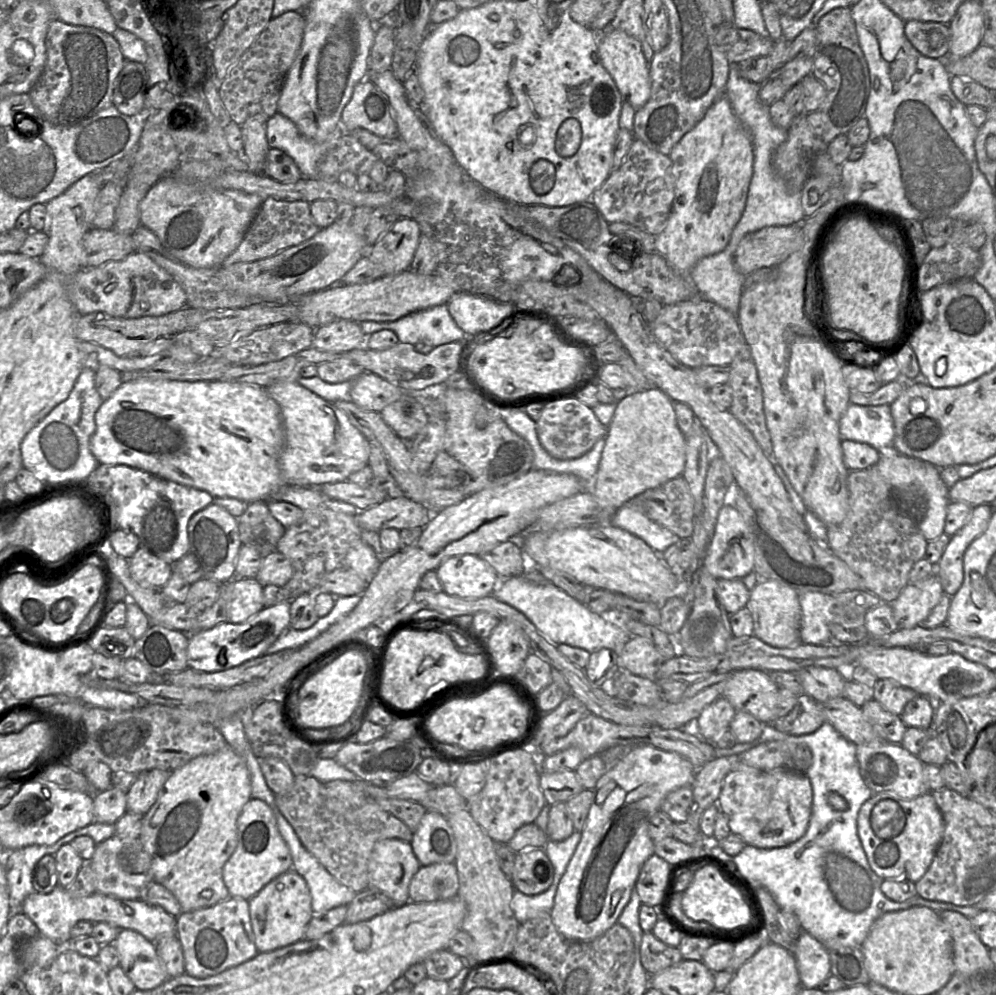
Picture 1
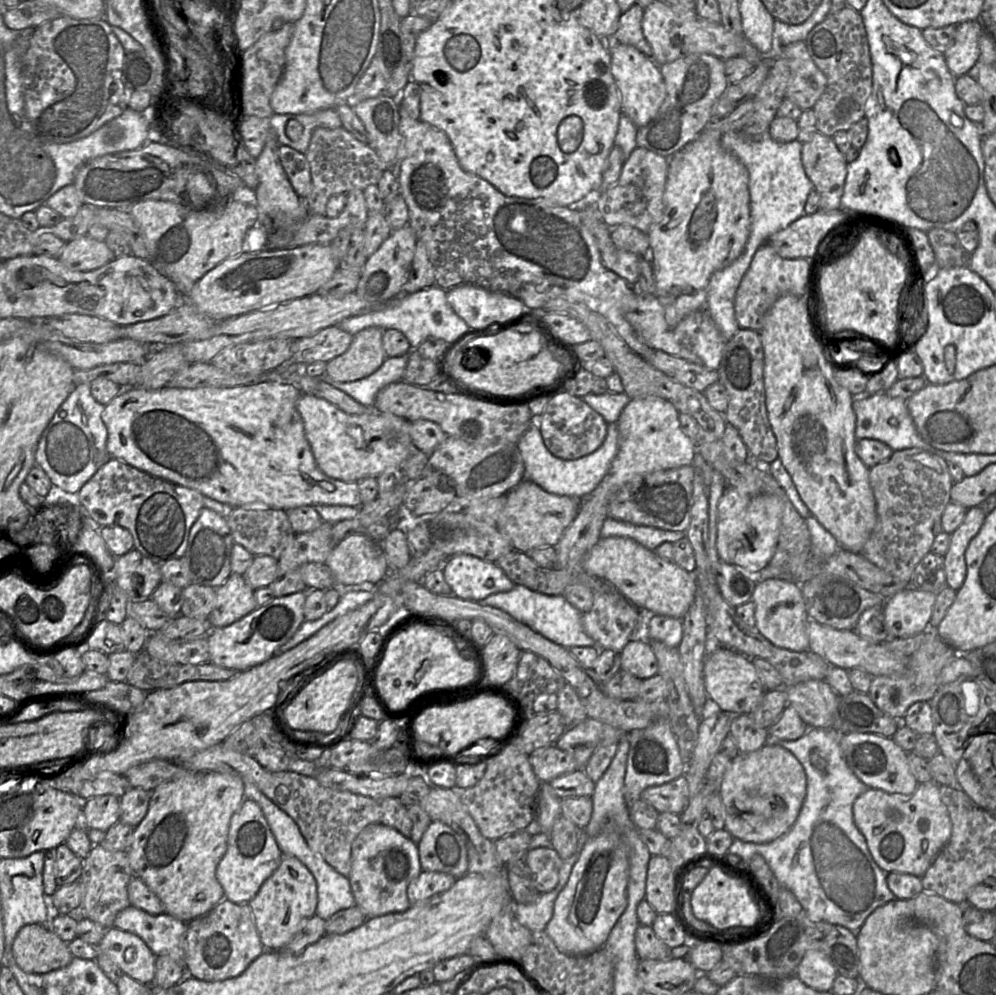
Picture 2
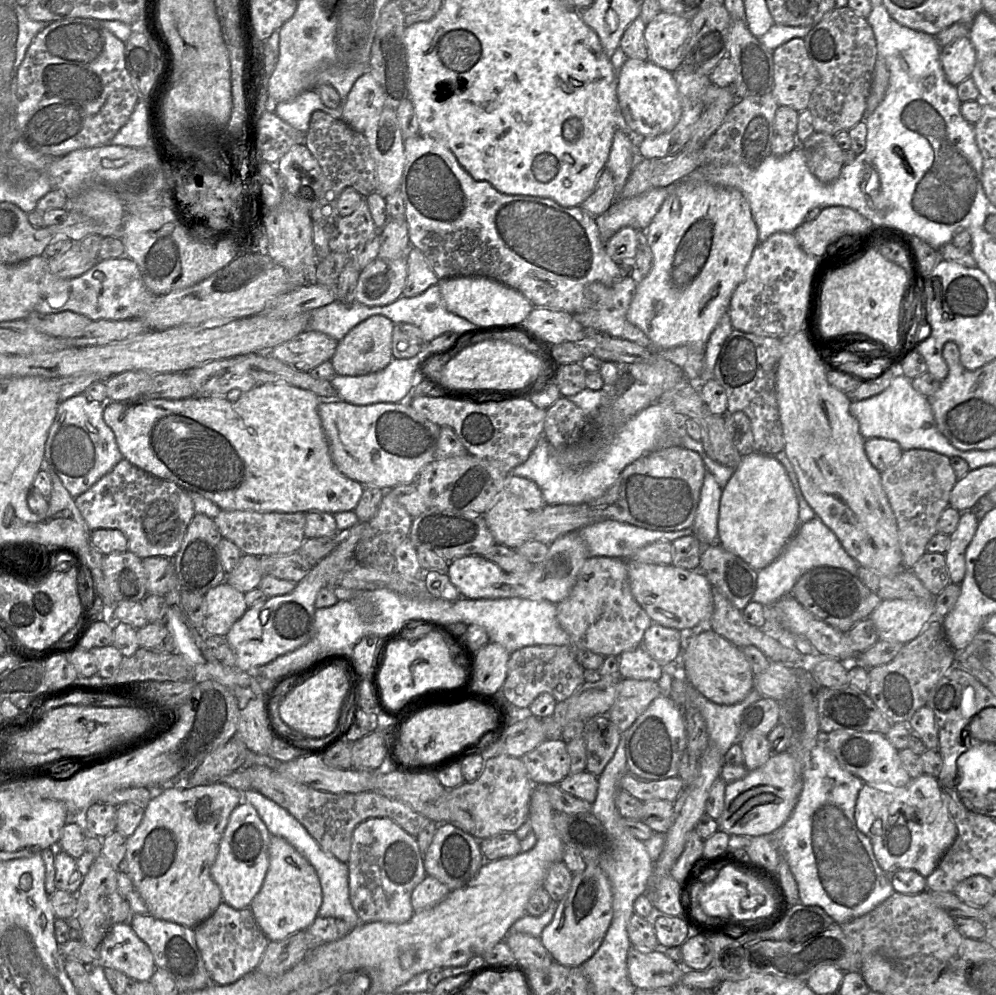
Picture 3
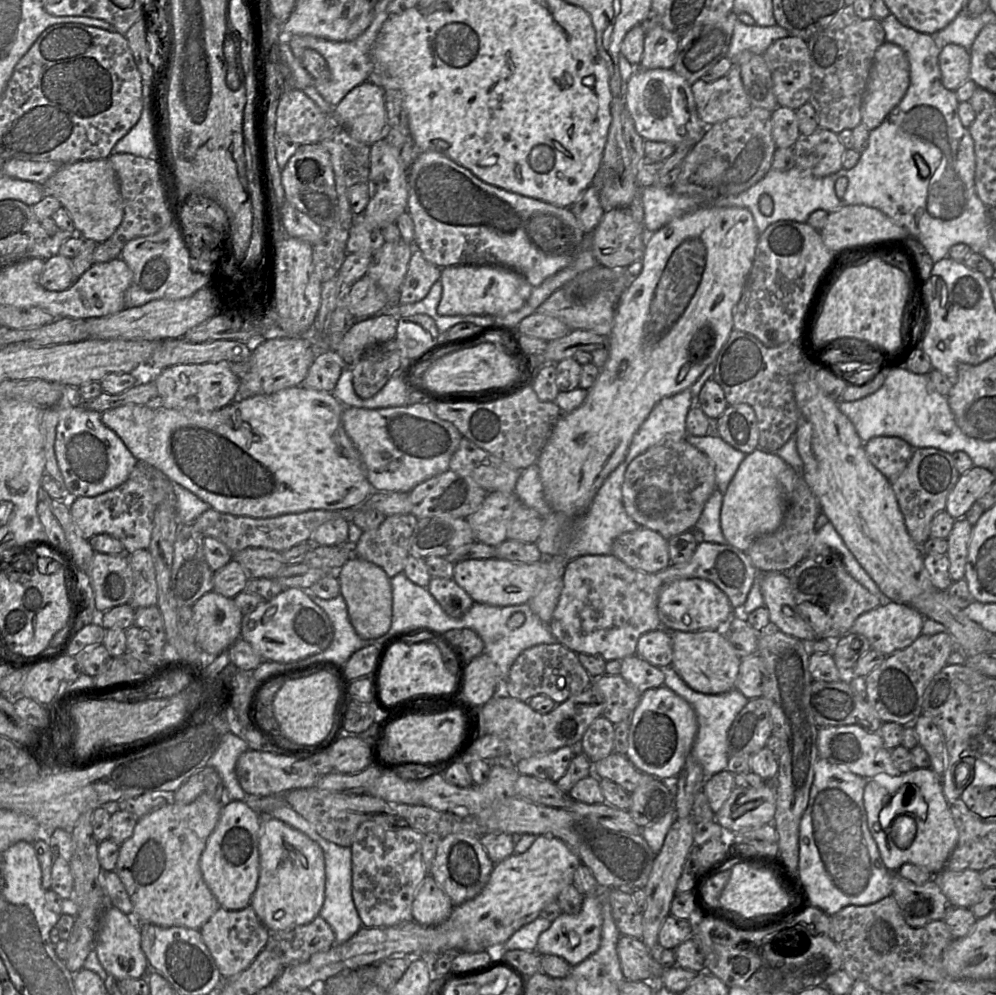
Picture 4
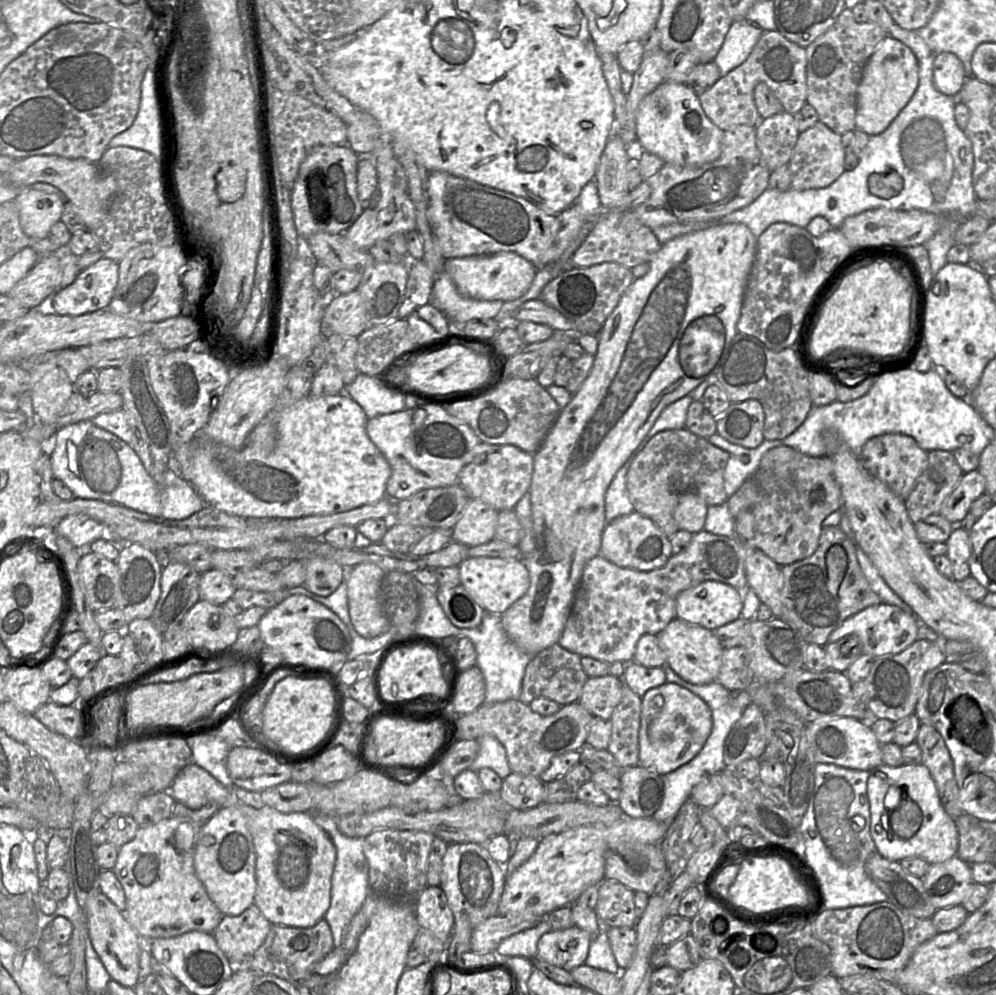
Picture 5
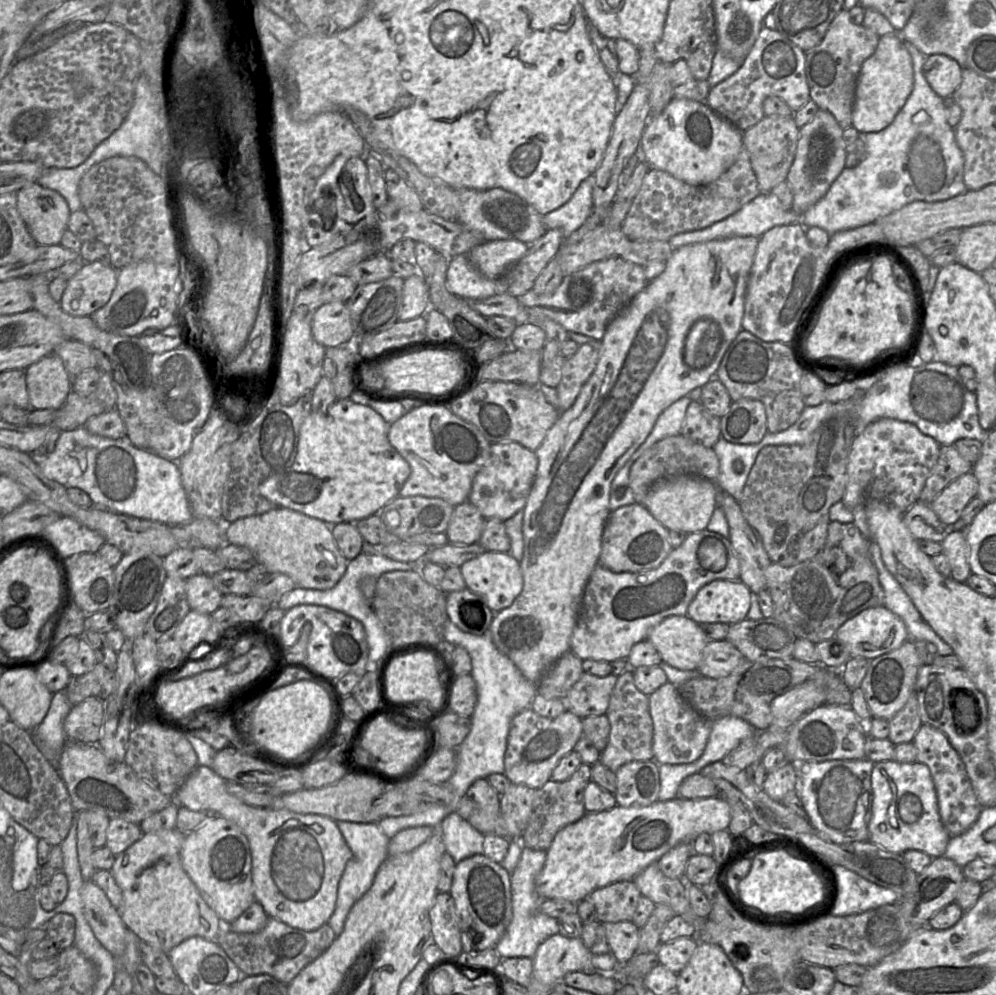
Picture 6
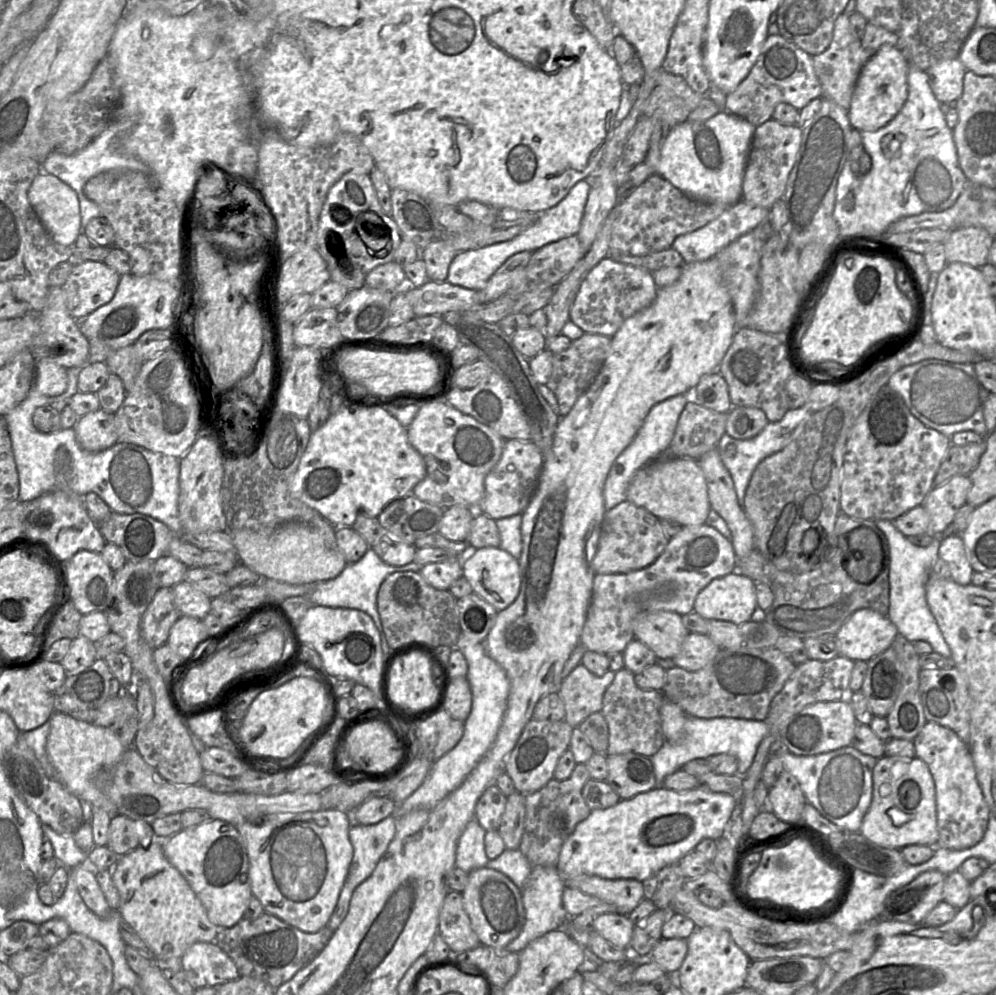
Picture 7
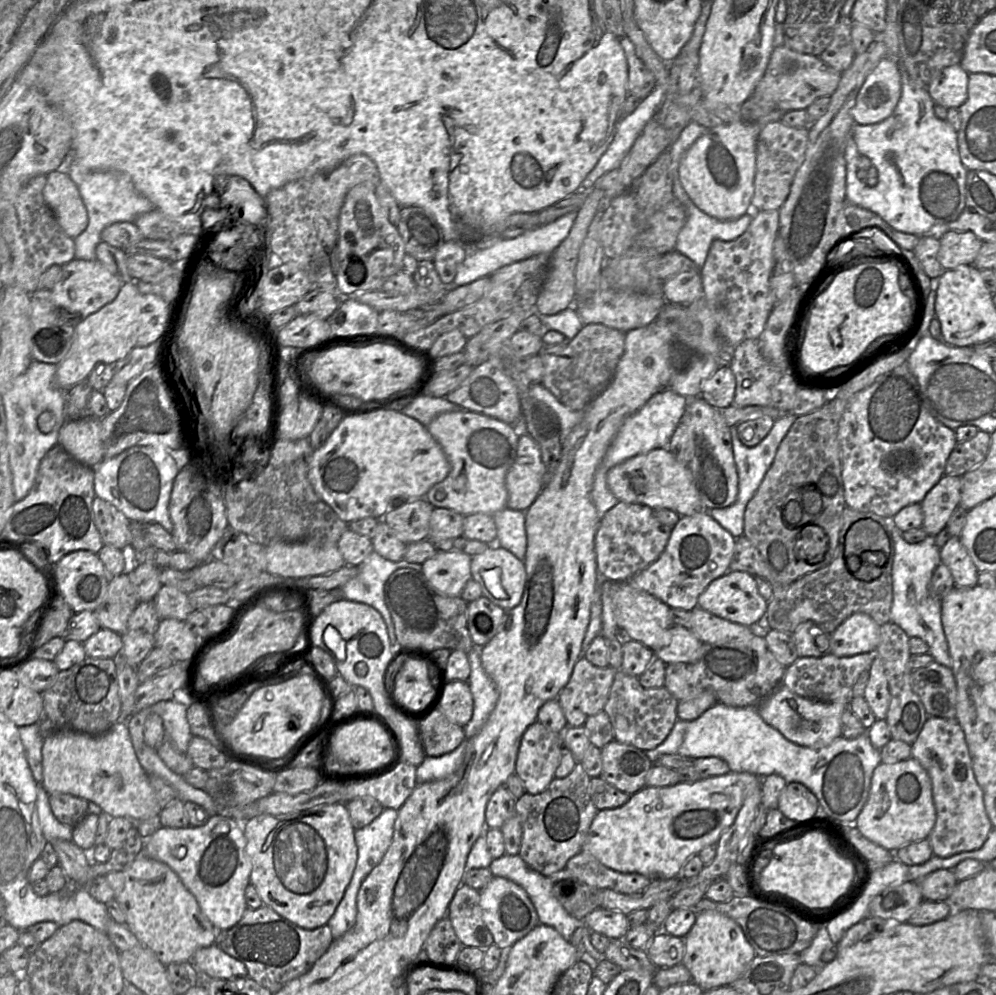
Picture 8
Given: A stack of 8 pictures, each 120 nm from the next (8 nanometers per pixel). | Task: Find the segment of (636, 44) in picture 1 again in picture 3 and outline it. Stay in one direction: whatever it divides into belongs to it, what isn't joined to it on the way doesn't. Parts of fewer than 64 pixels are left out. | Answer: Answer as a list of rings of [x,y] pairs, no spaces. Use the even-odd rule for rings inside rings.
[[[628,58],[617,73],[617,85],[621,122],[633,136],[660,135],[678,123],[682,106],[672,72],[649,60]]]

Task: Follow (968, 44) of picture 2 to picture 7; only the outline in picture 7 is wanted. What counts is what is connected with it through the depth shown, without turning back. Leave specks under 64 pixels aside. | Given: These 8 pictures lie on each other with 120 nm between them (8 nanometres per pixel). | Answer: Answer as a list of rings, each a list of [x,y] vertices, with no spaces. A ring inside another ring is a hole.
[[[959,58],[940,61],[926,71],[931,89],[940,103],[955,104],[961,97],[966,71]]]

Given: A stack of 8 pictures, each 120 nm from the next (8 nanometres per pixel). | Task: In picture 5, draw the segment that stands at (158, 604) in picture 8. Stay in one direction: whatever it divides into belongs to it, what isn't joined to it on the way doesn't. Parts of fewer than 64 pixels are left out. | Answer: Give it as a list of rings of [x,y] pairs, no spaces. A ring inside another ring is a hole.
[[[211,569],[201,575],[199,582],[200,600],[223,606],[236,591],[232,577],[220,570]]]

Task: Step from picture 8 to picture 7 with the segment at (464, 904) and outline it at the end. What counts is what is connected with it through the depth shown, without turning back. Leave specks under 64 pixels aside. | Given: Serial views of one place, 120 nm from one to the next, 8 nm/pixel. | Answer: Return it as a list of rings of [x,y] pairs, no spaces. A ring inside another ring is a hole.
[[[449,891],[439,913],[438,934],[453,954],[471,950],[480,945],[479,938],[471,926],[464,910],[462,893]]]

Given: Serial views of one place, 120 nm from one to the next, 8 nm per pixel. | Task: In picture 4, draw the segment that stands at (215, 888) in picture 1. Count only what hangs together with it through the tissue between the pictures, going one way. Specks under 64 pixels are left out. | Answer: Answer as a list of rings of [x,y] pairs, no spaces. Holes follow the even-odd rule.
[[[201,794],[187,805],[169,803],[139,819],[133,835],[119,849],[115,872],[123,883],[133,905],[132,916],[139,924],[160,927],[185,927],[200,930],[217,912],[220,905],[205,883],[200,858],[206,842],[218,824],[223,803],[209,794]]]

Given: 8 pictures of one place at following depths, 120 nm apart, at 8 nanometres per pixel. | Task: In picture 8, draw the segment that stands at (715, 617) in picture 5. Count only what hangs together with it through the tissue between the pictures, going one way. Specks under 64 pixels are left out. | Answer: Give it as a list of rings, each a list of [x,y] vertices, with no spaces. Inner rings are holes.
[[[730,570],[707,586],[699,595],[697,606],[731,622],[751,626],[765,615],[768,601],[760,595],[753,575]]]

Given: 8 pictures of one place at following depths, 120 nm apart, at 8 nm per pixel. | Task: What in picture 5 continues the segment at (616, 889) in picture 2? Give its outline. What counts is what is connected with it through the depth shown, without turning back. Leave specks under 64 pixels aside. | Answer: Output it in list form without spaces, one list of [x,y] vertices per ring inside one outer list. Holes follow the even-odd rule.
[[[576,925],[564,930],[551,930],[539,939],[537,956],[549,964],[571,971],[585,963],[591,942],[592,936]]]

